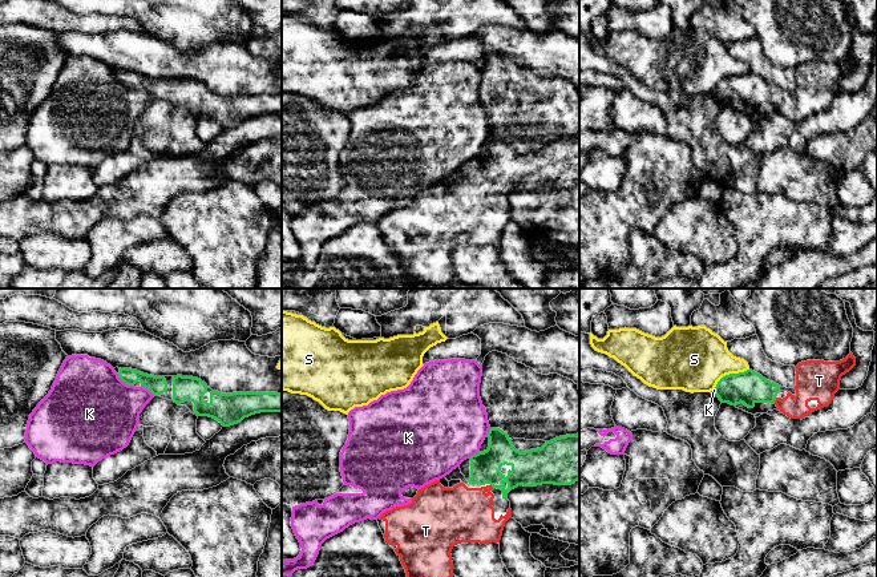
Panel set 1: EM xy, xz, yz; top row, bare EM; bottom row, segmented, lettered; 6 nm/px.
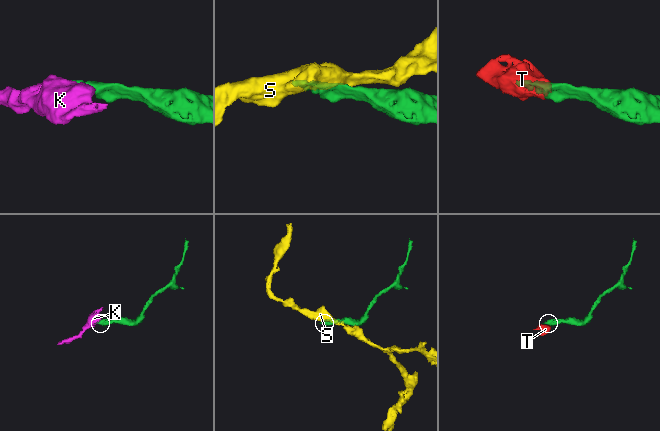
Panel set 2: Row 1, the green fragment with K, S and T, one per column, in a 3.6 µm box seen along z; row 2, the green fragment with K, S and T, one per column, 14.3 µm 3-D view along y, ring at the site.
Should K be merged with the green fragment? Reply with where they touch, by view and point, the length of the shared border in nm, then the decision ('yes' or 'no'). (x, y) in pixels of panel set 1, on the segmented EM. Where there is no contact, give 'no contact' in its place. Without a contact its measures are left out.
xy (125, 383) | 130 nm | no

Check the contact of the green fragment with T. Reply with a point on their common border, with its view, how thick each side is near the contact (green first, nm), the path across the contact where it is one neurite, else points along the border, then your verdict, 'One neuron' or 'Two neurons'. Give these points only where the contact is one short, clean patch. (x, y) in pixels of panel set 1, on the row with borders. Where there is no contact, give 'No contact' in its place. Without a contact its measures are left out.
Touches green at yz (775, 399). Thickness 200 nm (green) against 200 nm. Path across: yz (748, 387), (764, 391), (775, 399), (793, 402), (812, 382). One neuron

